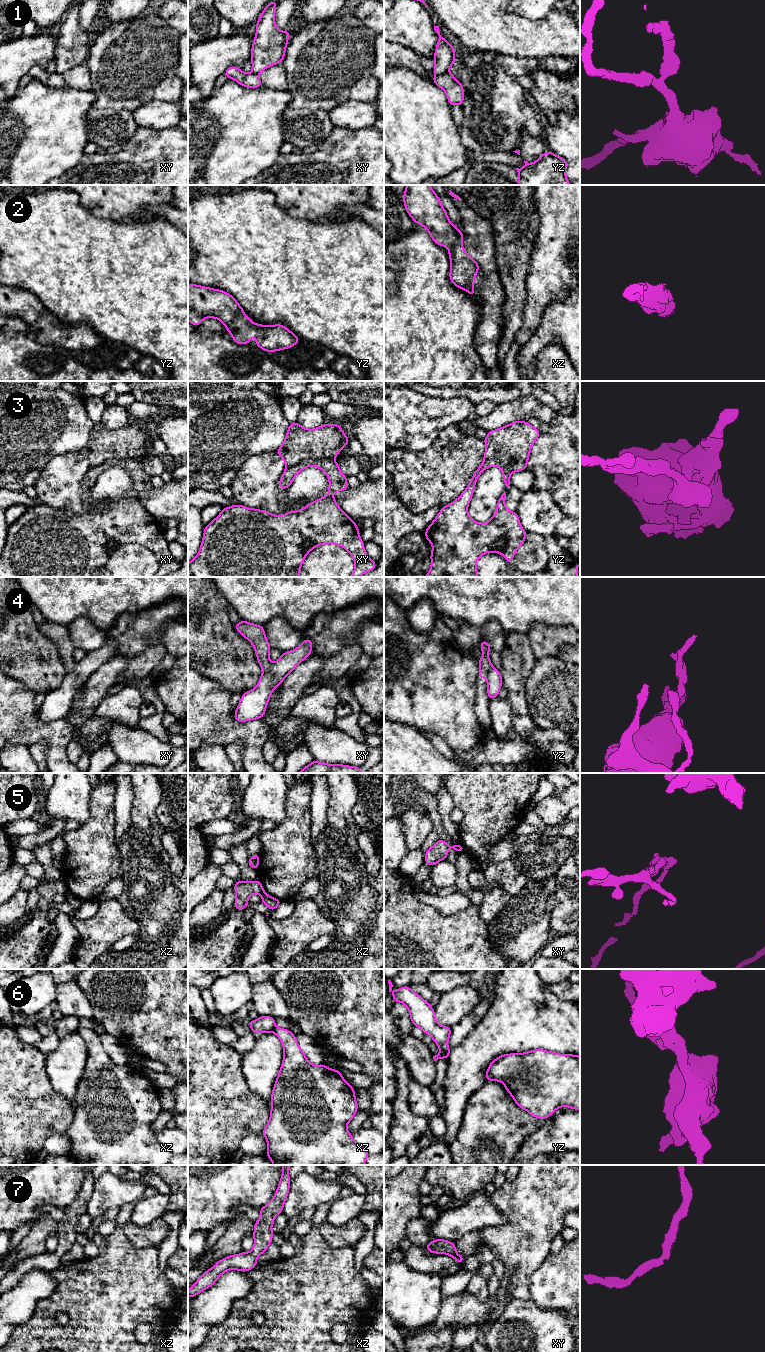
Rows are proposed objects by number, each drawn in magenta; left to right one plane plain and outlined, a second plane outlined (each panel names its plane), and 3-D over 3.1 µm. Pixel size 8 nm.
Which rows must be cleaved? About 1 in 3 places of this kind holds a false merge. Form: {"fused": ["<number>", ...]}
{"fused": ["1", "3", "4", "5", "6"]}

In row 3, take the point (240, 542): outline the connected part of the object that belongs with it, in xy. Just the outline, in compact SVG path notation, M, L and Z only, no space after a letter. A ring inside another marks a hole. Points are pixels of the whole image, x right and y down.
M329 459L305 460L294 467L286 468L279 480L279 488L289 488L297 474L311 466L326 473L329 479L327 496L284 515L272 515L266 510L239 504L222 508L221 513L204 528L199 552L188 563L188 577L300 577L305 557L322 544L336 544L350 553L355 563L350 577L360 577L373 571L376 562L364 549L364 542L359 535L360 529L338 506L332 495L349 488L347 477L340 471L338 462Z

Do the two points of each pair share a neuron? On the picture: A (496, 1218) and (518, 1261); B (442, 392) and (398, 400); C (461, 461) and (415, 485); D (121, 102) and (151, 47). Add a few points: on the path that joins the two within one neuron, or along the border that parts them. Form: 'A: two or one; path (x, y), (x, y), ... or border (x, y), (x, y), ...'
A: two; border (493, 1203), (506, 1221), (481, 1230)
B: two; border (416, 391), (425, 395), (448, 399)
C: one; path (450, 463), (436, 477), (426, 479)
D: one; path (121, 88), (121, 79), (137, 61)

